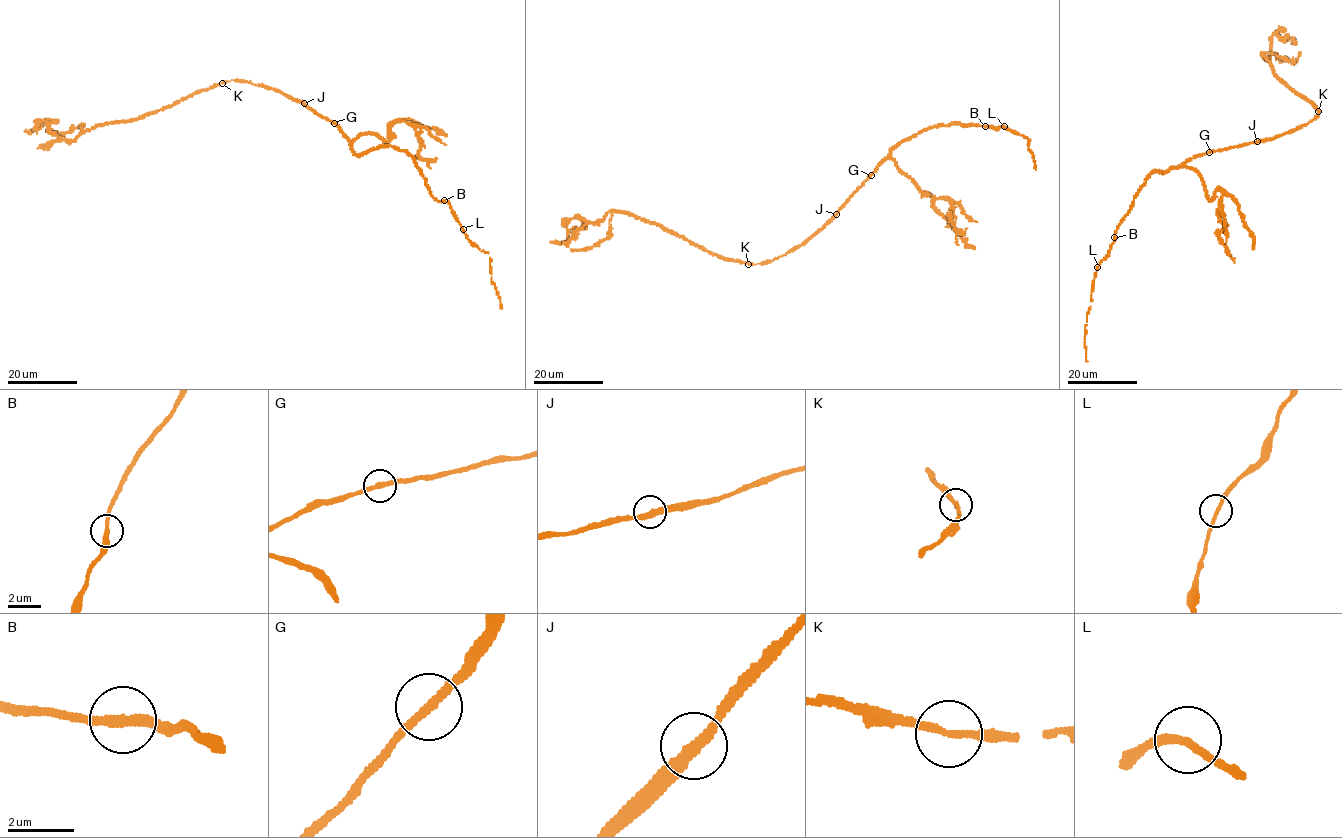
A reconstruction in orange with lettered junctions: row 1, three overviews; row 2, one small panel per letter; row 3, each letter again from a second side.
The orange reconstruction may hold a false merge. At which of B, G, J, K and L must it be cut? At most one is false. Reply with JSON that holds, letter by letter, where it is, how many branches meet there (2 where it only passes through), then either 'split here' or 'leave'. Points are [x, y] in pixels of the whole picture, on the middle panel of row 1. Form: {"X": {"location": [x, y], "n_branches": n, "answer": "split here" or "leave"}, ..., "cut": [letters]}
{"B": {"location": [985, 126], "n_branches": 2, "answer": "leave"}, "G": {"location": [871, 175], "n_branches": 2, "answer": "leave"}, "J": {"location": [836, 214], "n_branches": 2, "answer": "leave"}, "K": {"location": [748, 264], "n_branches": 2, "answer": "leave"}, "L": {"location": [1004, 126], "n_branches": 2, "answer": "leave"}, "cut": []}

